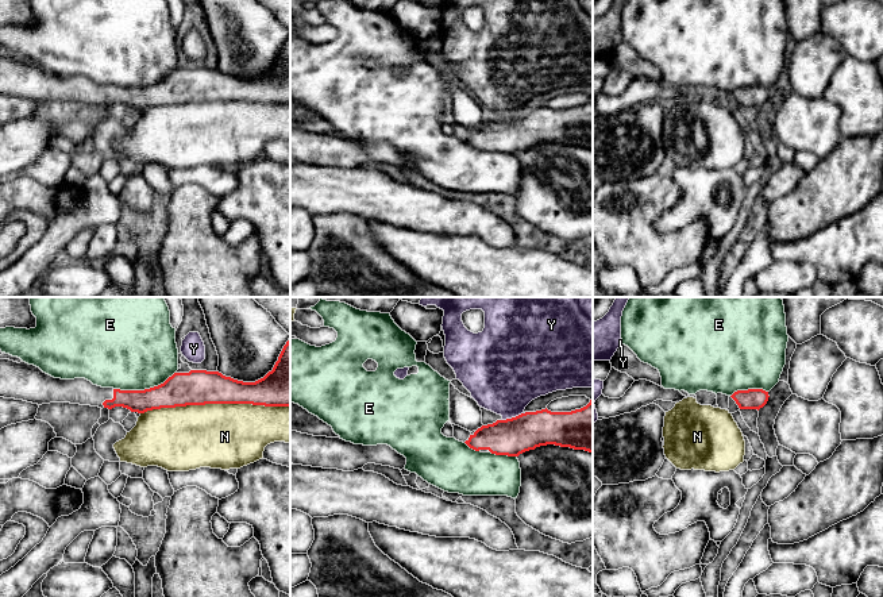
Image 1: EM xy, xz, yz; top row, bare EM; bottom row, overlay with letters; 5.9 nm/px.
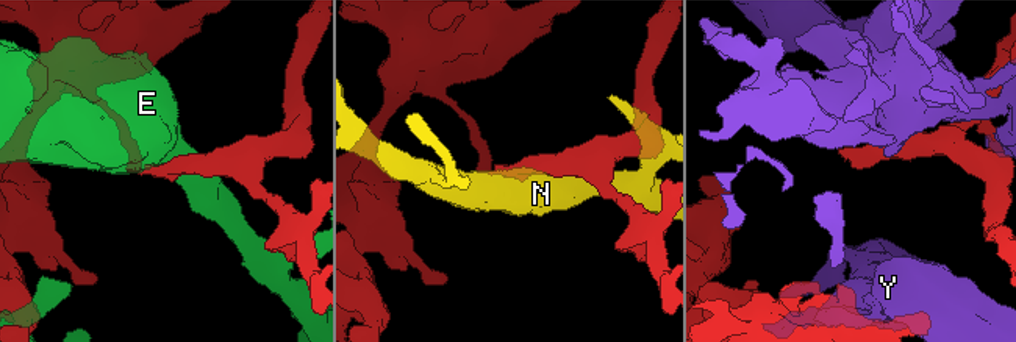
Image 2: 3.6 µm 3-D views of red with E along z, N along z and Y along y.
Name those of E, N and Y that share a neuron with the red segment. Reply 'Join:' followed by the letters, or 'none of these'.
Join: none of these

